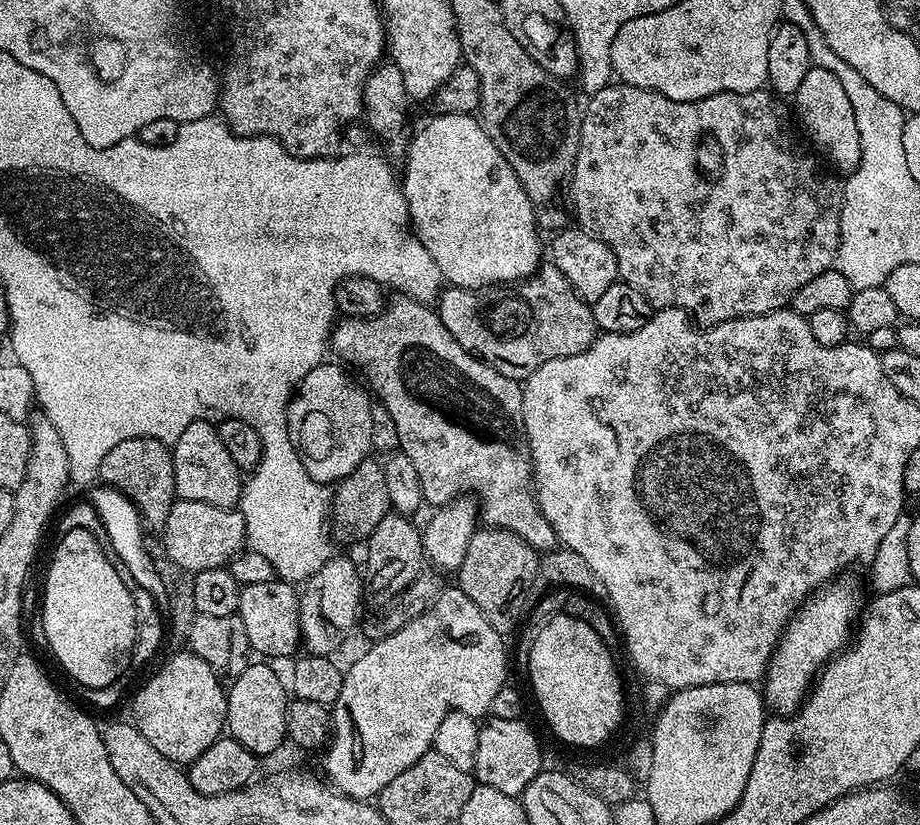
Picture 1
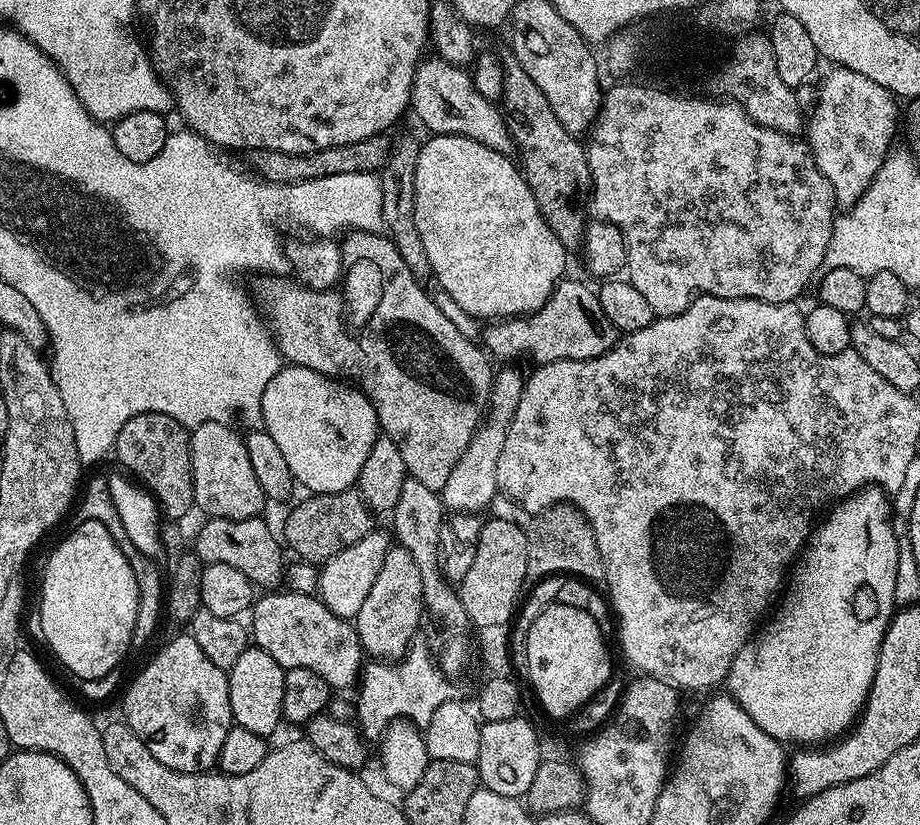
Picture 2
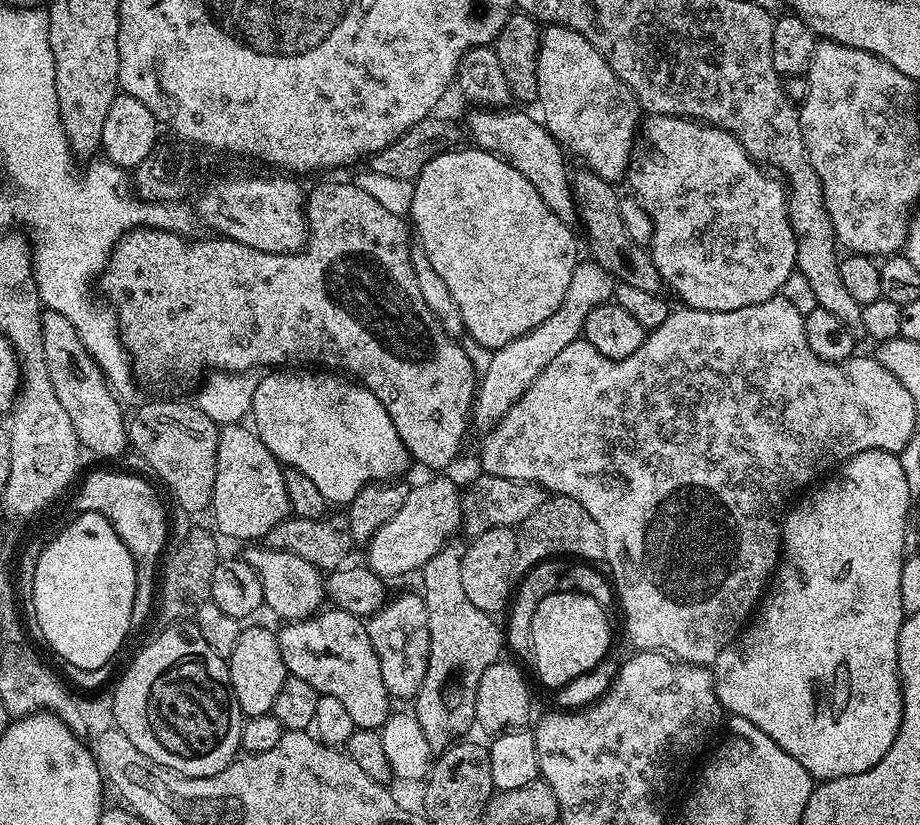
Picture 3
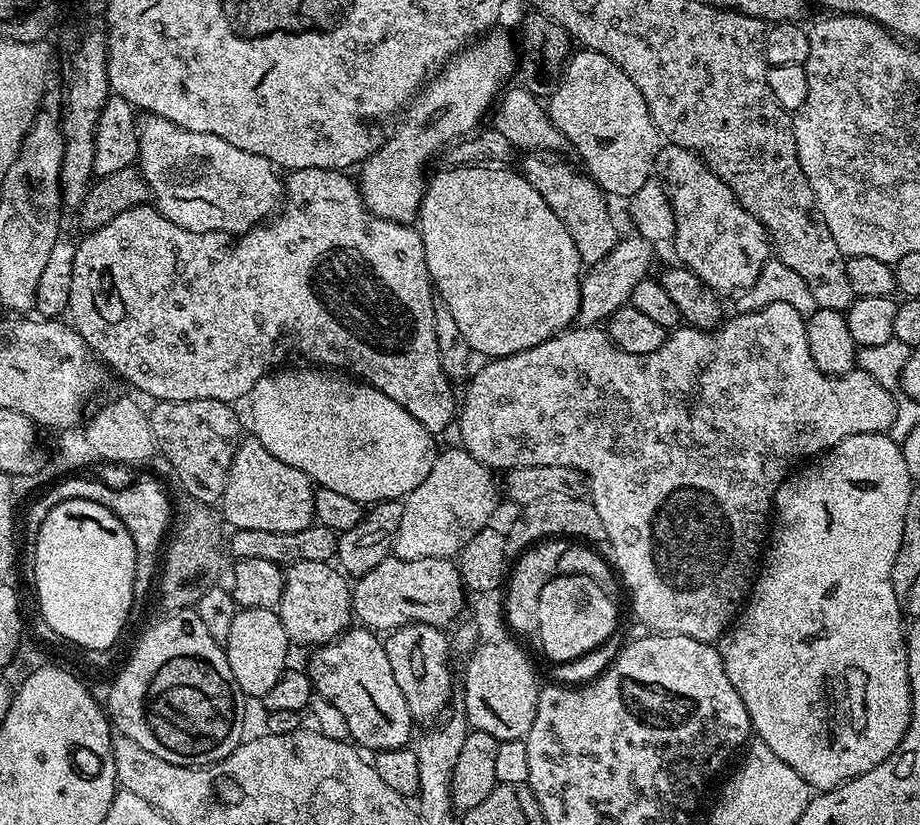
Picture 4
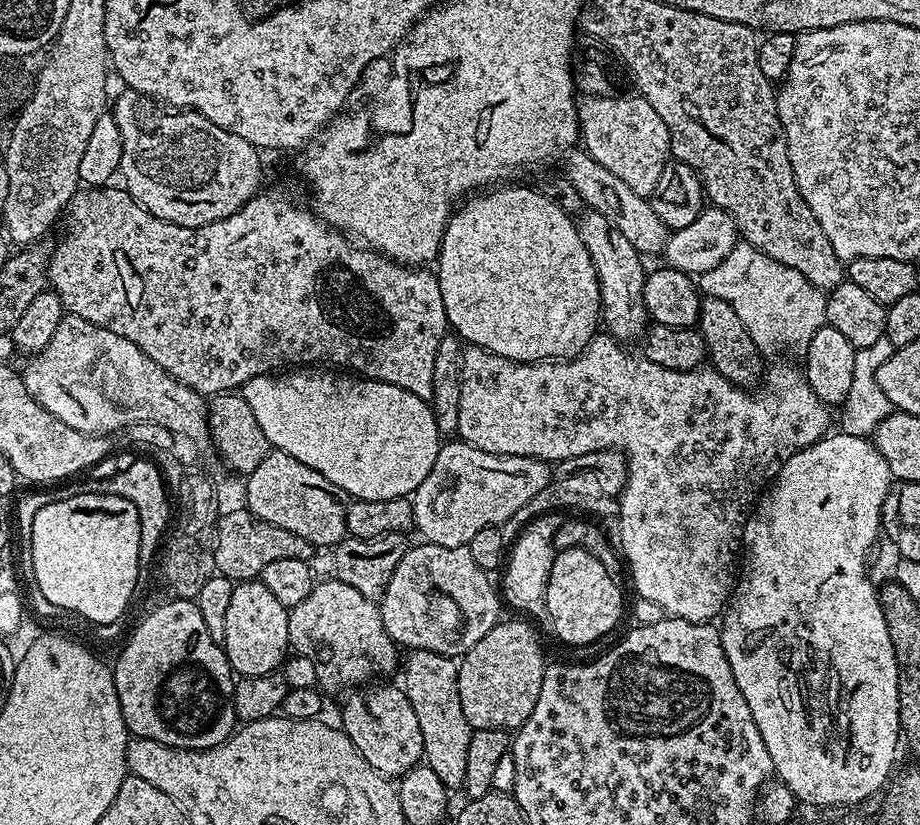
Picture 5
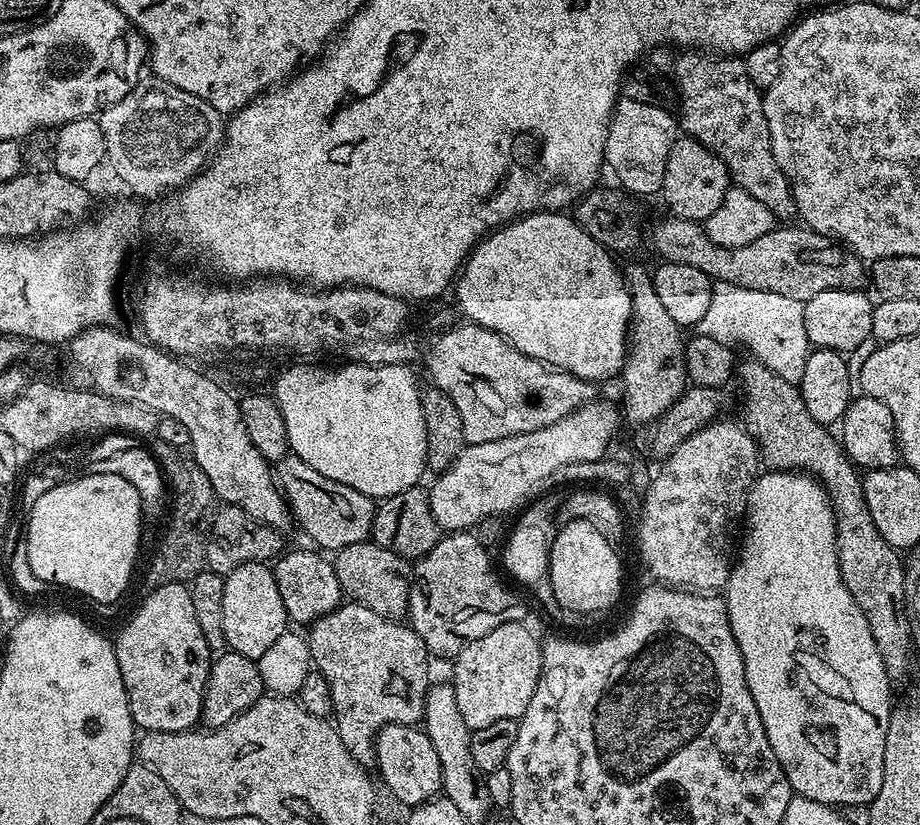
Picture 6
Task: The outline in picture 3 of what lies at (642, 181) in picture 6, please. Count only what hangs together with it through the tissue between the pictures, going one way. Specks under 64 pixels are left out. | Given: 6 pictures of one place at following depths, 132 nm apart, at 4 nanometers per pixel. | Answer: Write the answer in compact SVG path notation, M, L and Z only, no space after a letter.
M554 24L541 31L536 74L539 115L561 149L572 151L584 163L581 165L598 174L598 178L609 182L617 182L623 176L625 179L633 163L632 147L636 136L638 140L642 109L636 103L636 95L610 70L606 58L582 34Z

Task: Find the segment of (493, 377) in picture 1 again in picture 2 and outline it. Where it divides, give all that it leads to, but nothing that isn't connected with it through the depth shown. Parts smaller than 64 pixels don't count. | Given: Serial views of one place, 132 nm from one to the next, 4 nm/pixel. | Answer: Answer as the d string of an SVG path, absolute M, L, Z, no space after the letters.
M355 230L349 231L344 238L345 240L342 240L344 254L342 287L339 290L319 292L295 279L293 279L294 281L287 280L289 278L287 275L269 275L267 277L268 284L264 284L260 288L261 301L259 300L261 305L265 304L262 312L266 317L266 323L276 341L277 348L280 349L281 357L289 365L297 364L303 368L320 372L324 376L339 378L358 386L360 391L368 397L369 402L376 407L379 431L391 438L394 446L398 446L398 450L402 450L402 462L406 462L409 477L422 482L425 486L442 490L446 486L446 478L450 478L450 470L454 470L458 458L462 458L462 454L470 446L477 428L485 419L488 398L492 395L493 361L490 359L489 353L477 341L466 338L466 334L461 334L458 331L458 326L454 326L454 322L450 322L450 318L446 318L446 314L442 314L442 310L431 295L427 296L424 293L424 288L420 285L423 283L413 274L410 266L406 266L406 262L402 262L402 254L398 254L396 244L391 238L380 232L357 232Z

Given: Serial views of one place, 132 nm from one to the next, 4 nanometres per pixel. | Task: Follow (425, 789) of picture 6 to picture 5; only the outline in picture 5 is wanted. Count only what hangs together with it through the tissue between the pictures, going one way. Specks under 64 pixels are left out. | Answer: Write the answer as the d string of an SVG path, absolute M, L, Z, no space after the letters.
M376 682L367 690L349 691L344 700L342 727L358 754L362 754L376 772L399 778L423 761L424 747L422 730L418 727L418 717L414 715L414 706L410 706L408 695L403 687L396 685L395 688L388 683L392 682Z

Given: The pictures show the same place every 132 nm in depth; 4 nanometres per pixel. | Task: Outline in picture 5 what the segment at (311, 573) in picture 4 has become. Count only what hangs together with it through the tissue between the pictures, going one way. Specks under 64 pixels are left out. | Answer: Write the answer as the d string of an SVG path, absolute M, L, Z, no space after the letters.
M335 578L313 583L310 594L289 611L288 642L293 653L308 660L316 675L315 683L325 693L391 677L388 675L398 668L398 645L382 626L377 601L367 600L354 586L346 586L346 582Z

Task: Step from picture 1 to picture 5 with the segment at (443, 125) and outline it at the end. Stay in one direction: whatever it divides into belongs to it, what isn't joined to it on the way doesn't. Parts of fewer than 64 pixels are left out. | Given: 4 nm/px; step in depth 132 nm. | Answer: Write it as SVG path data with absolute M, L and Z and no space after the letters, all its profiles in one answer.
M512 186L469 195L448 219L440 254L434 261L434 275L442 290L442 306L446 306L451 331L471 347L485 348L519 364L578 356L597 335L602 320L594 262L582 246L571 215L532 186L508 187Z

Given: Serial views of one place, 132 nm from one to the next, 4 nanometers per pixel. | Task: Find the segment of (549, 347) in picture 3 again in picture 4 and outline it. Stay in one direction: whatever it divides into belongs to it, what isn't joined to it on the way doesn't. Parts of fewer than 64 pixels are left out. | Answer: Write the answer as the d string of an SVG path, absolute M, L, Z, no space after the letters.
M635 234L621 237L614 250L607 253L598 263L591 265L580 279L580 302L577 321L583 327L603 323L617 309L625 307L632 299L639 281L647 279L653 262L656 246L648 239Z

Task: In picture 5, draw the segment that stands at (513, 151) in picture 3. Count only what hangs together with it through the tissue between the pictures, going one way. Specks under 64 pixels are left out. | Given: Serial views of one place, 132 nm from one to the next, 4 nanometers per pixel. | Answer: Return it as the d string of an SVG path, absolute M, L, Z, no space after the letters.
M585 211L576 220L576 229L582 238L582 246L586 246L594 262L596 277L600 283L602 324L603 327L608 327L605 328L607 335L620 342L639 341L650 323L644 301L646 267L644 268L643 262L640 261L643 260L642 254L634 246L630 246L628 239L597 212Z

